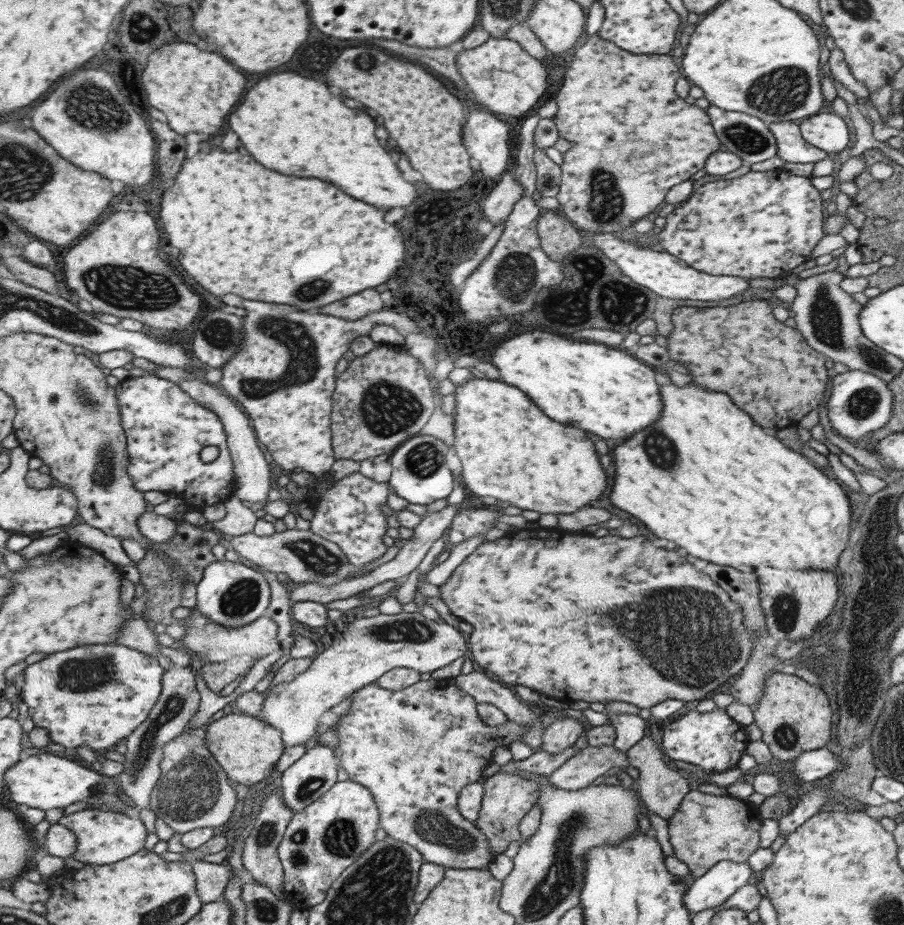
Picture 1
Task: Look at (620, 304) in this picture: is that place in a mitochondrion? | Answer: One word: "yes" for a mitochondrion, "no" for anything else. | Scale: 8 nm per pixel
yes

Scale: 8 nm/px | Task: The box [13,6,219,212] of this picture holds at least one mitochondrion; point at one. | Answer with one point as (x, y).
(104, 111)

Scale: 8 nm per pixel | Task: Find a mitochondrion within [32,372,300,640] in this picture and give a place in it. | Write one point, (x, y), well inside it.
(240, 598)

